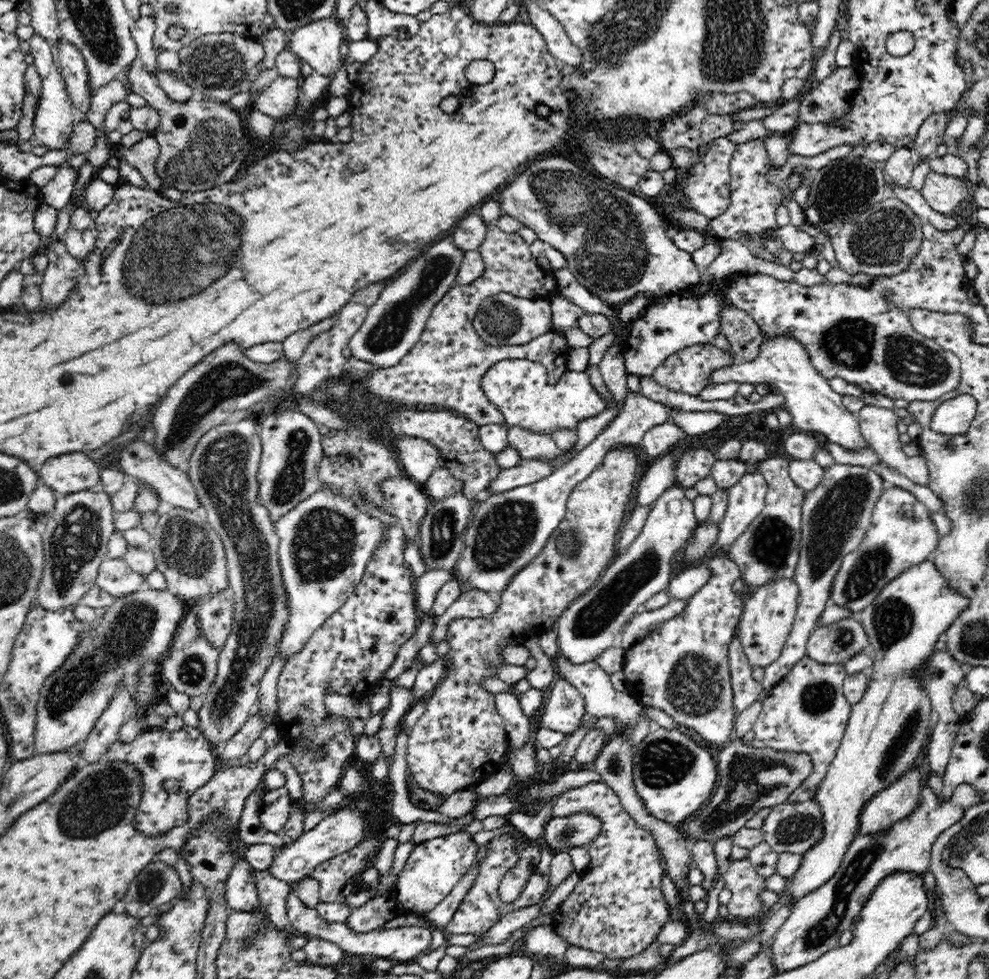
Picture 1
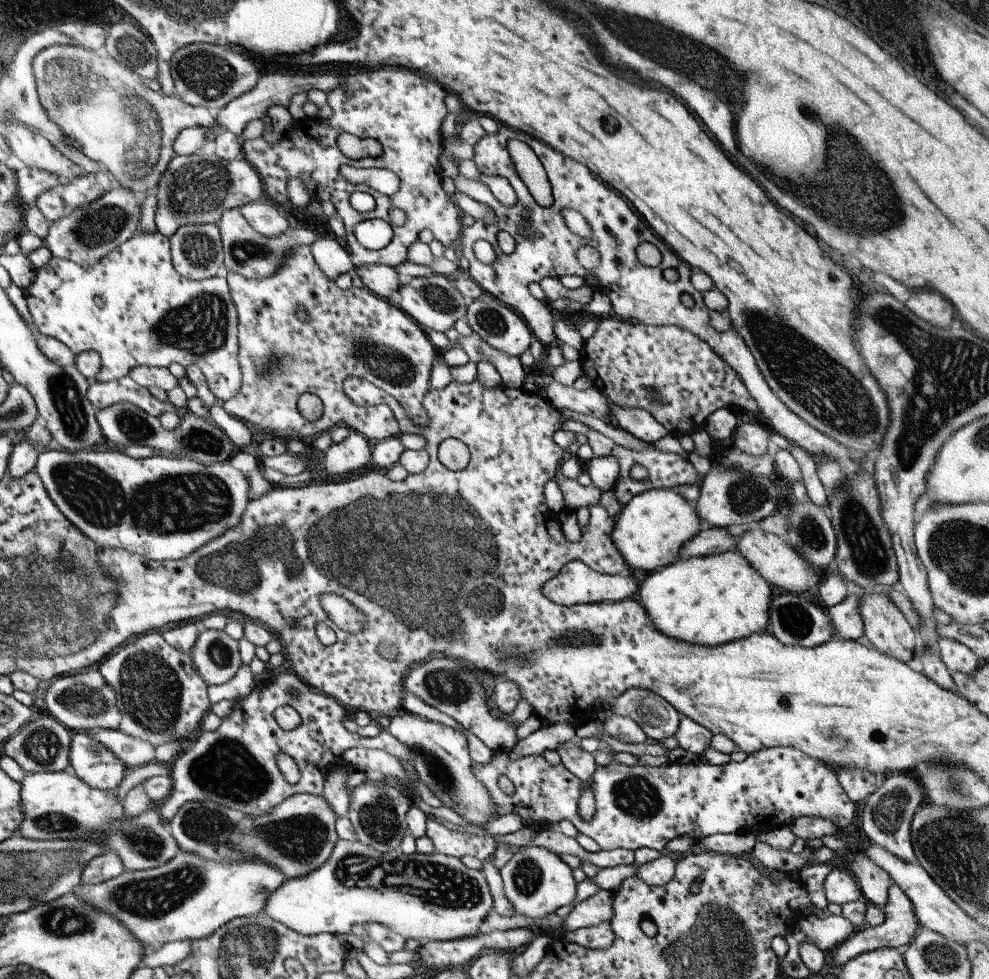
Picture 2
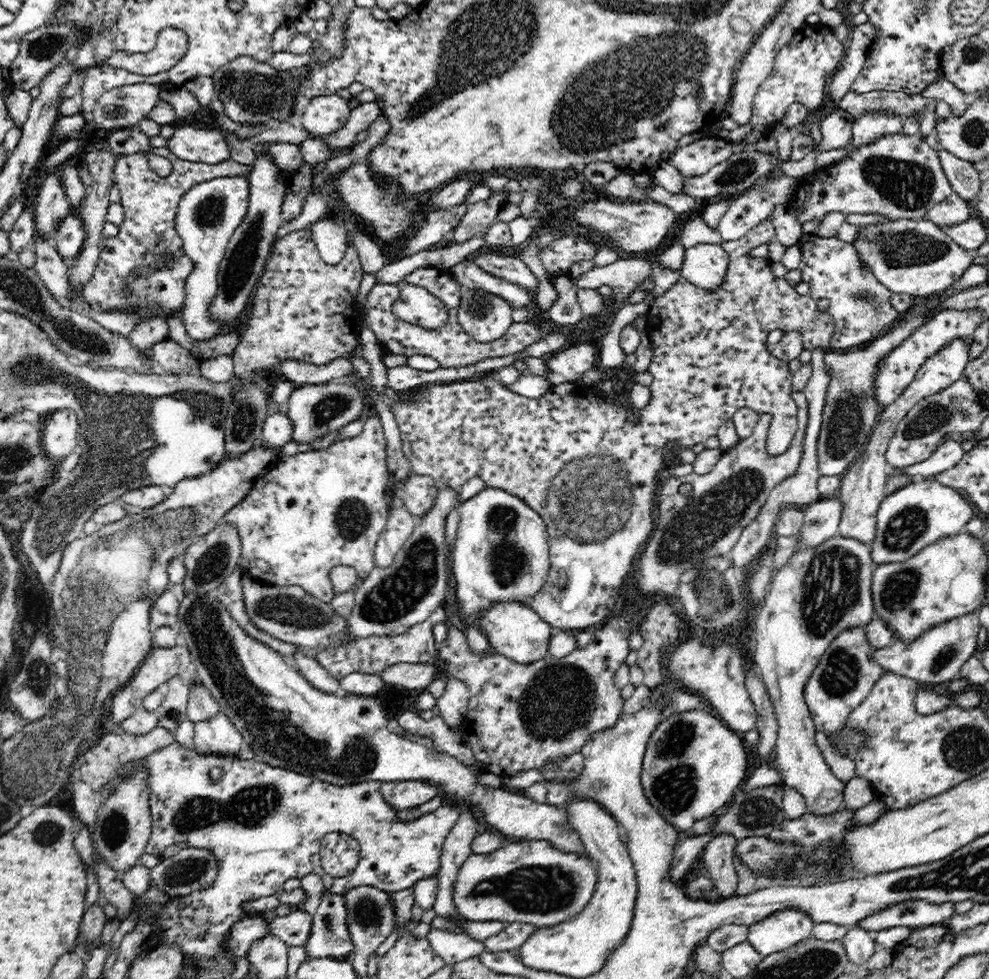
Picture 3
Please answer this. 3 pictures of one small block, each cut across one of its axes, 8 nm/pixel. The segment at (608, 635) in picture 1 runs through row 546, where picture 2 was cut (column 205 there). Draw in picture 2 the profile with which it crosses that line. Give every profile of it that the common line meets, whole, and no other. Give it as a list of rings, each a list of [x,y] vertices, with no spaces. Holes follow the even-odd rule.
[[[202,628],[189,656],[206,686],[225,684],[235,676],[241,664],[237,641],[217,630]]]

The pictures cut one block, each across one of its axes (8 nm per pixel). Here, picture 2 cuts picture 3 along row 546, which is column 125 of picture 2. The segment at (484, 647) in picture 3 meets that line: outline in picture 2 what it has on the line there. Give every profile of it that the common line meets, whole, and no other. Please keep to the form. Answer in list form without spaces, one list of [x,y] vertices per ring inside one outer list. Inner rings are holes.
[[[50,450],[36,456],[33,471],[59,513],[91,542],[99,547],[127,550],[154,562],[187,557],[225,530],[237,528],[241,514],[244,514],[251,498],[247,476],[232,468],[229,461],[205,465],[189,458],[169,458],[164,454],[135,460],[126,456],[122,450]]]

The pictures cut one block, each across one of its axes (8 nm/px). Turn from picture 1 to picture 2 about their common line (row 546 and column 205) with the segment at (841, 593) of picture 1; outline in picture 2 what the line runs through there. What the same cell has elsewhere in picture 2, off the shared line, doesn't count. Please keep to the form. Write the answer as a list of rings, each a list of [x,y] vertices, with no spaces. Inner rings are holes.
[[[178,852],[162,866],[139,871],[122,871],[100,884],[81,884],[75,900],[111,914],[125,930],[141,942],[143,950],[157,951],[165,943],[207,938],[233,918],[263,913],[267,896],[283,886],[285,878],[265,862],[213,862],[195,854]]]

